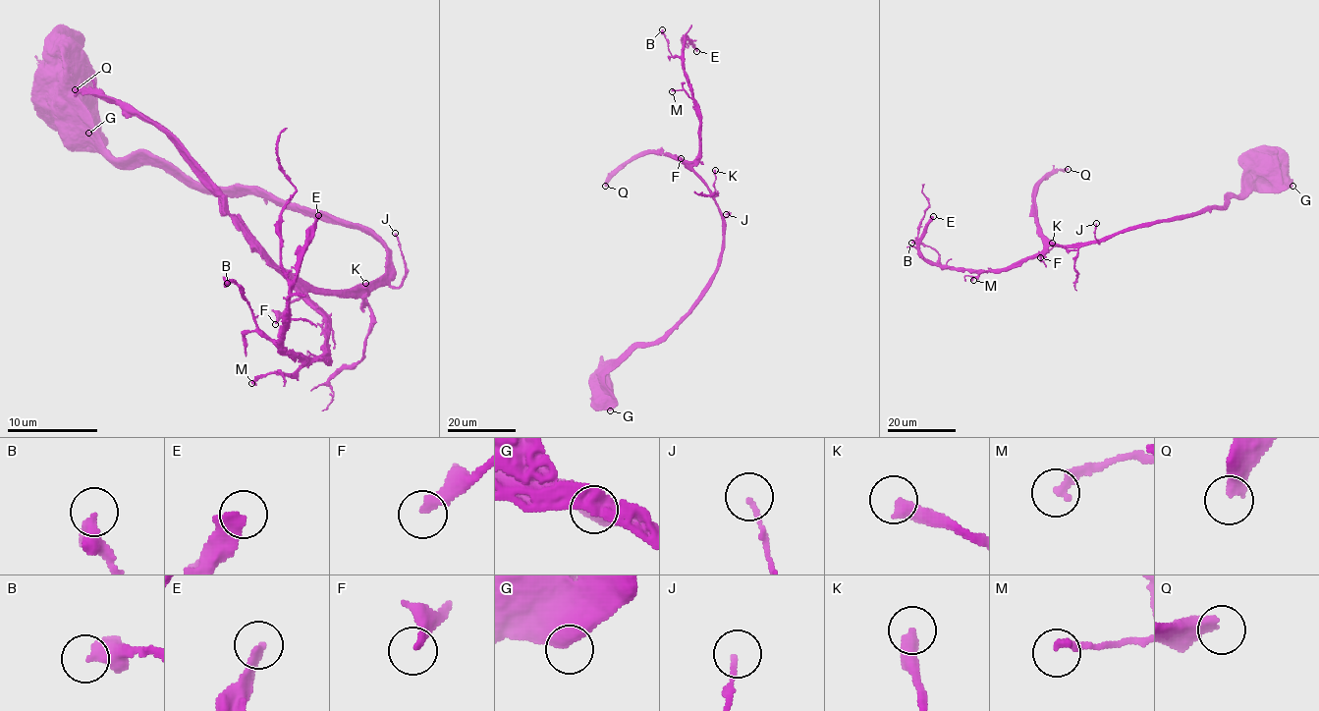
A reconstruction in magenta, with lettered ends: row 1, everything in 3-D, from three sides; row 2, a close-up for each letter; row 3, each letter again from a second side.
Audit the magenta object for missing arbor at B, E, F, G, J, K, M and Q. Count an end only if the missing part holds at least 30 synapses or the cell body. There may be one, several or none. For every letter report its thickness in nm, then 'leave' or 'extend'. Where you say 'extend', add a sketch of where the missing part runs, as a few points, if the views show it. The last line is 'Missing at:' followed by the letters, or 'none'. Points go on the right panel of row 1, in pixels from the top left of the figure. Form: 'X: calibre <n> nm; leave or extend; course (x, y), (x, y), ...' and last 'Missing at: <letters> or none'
B: calibre 320 nm; leave
E: calibre 360 nm; extend; course (933, 216), (931, 202), (934, 195), (929, 181), (934, 156), (948, 130), (944, 126), (910, 129)
F: calibre 240 nm; leave
G: calibre 650 nm; leave
J: calibre 130 nm; leave
K: calibre 420 nm; leave
M: calibre 260 nm; leave
Q: calibre 440 nm; extend
Missing at: E, Q

